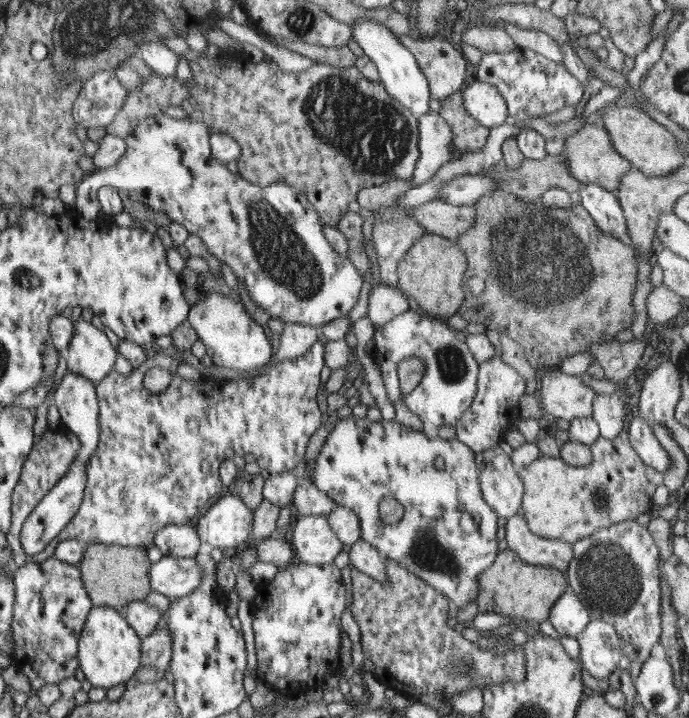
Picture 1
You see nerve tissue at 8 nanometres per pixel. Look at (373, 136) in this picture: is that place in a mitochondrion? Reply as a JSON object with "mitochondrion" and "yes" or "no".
{"mitochondrion":"yes"}

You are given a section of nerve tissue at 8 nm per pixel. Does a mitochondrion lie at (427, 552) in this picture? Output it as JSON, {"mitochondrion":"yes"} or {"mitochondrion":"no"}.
{"mitochondrion":"yes"}

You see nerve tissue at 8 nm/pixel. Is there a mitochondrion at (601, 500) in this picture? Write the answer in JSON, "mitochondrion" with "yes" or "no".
{"mitochondrion":"yes"}

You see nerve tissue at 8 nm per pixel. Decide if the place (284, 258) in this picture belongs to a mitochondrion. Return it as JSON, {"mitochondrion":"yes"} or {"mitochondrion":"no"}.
{"mitochondrion":"yes"}

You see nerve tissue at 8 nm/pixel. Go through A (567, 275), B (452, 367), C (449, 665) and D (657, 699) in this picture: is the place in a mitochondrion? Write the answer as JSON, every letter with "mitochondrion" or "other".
{"A":"mitochondrion","B":"mitochondrion","C":"mitochondrion","D":"mitochondrion"}

